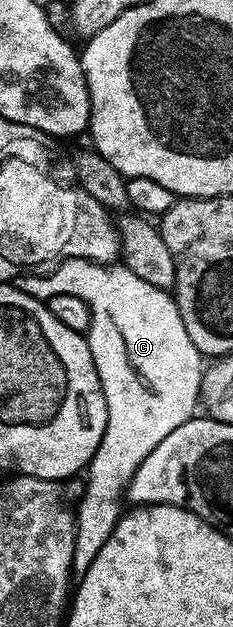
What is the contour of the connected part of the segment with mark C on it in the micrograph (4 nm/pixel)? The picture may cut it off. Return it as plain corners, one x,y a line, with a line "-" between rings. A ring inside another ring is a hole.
72,258
59,264
53,272
19,276
16,280
16,286
24,294
34,296
43,302
48,302
56,294
72,294
76,298
80,298
80,302
84,302
90,307
90,331
88,333
88,339
90,349
92,350
92,362
96,366
96,374
100,378
100,386
104,390
106,409
108,410
108,422
104,430
104,438
100,442
96,454
90,459
88,465
90,477
85,477
82,498
76,504
76,519
74,521
74,572
81,574
88,570
88,566
92,566
92,561
96,559
96,554
100,554
100,546
104,546
104,542
108,542
112,530
118,525
118,518
124,511
122,500
124,504
124,497
127,495
130,479
132,478
132,474
136,474
140,462
144,462
144,458
148,458
148,454
152,454
152,450
156,450
156,446
160,446
160,442
164,442
164,438
168,438
168,434
172,434
172,430
176,430
176,426
188,422
195,415
196,409
200,404
204,357
202,353
196,350
196,346
192,346
192,338
188,338
188,330
184,330
184,322
180,318
180,310
178,309
177,302
174,301
173,295
165,288
152,286
152,282
144,282
144,278
132,274
132,270
128,270
121,263
97,264
84,258

